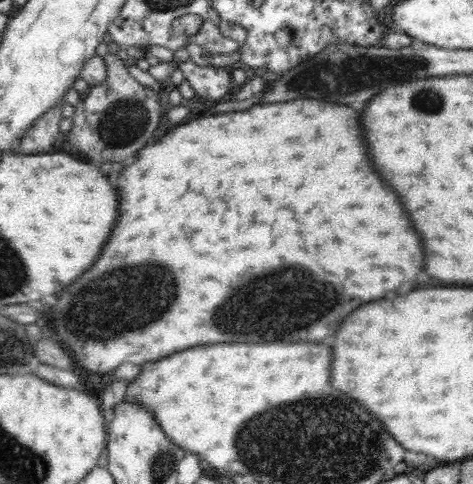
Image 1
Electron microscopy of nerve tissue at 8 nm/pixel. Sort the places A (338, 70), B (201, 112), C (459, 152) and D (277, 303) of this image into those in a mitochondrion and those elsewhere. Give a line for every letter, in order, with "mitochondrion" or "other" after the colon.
A: mitochondrion
B: other
C: other
D: mitochondrion

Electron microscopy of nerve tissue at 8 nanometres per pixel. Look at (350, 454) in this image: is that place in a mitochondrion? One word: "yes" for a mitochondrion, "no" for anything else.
yes

